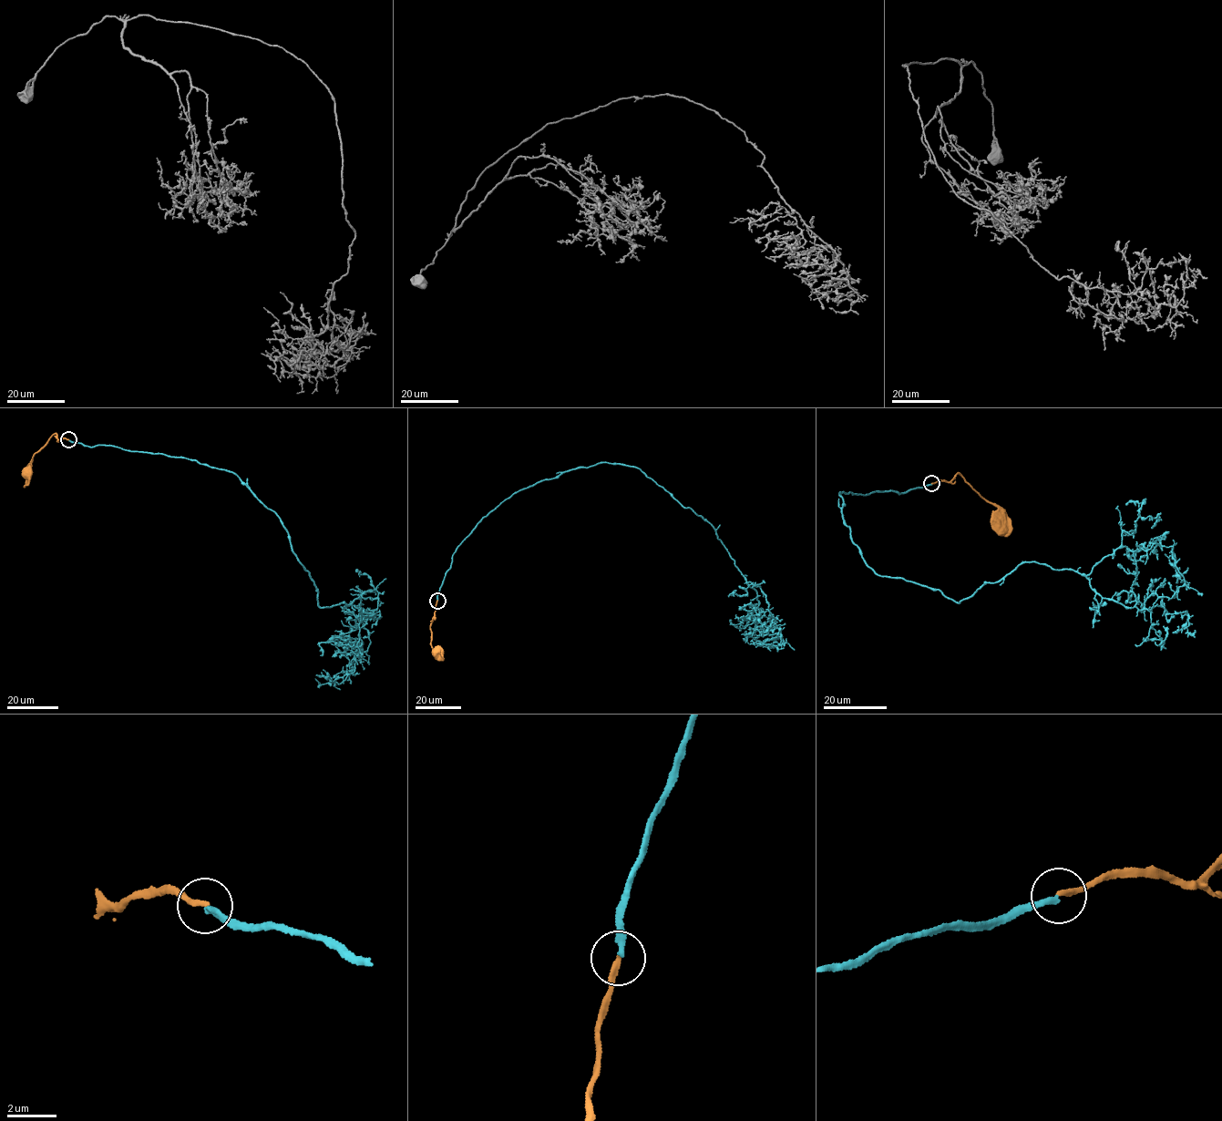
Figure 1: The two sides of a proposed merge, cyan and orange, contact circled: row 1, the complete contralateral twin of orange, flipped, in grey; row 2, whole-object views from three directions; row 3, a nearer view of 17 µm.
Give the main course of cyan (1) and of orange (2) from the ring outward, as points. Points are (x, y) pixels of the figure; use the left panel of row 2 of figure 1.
1: (68, 440), (234, 473), (278, 517), (320, 607), (359, 598), (362, 658), (348, 618)
2: (68, 439), (59, 439), (54, 434), (35, 452), (25, 470)

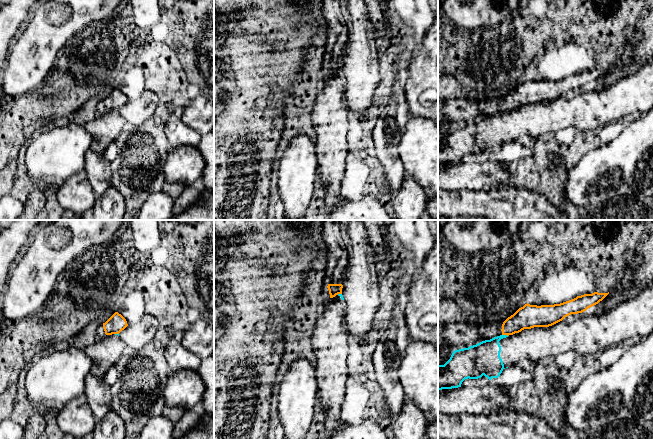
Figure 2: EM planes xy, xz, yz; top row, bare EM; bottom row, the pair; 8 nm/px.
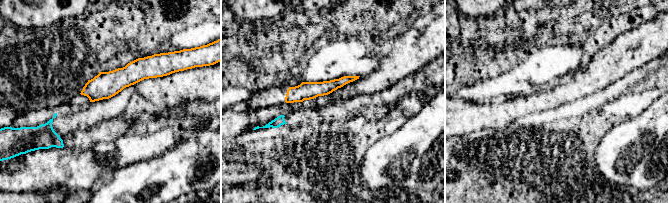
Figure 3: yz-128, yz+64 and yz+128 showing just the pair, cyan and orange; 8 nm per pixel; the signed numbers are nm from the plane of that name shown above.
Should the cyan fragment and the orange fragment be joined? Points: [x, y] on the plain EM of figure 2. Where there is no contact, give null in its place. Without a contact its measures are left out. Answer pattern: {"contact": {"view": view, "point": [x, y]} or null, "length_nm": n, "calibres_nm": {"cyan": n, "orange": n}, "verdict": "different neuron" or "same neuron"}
{"contact": {"view": "yz", "point": [505, 111]}, "length_nm": 50, "calibres_nm": {"cyan": 260, "orange": 190}, "verdict": "different neuron"}

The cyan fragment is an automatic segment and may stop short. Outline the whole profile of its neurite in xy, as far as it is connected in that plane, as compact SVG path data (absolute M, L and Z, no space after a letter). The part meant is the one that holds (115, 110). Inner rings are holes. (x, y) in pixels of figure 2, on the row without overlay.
M119 110L106 111L86 123L84 128L93 137L90 149L102 153L110 143L114 142L124 124L125 119L120 115Z

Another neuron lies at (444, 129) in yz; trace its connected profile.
M444 122L438 126L438 133L440 134L440 137L438 138L438 141L444 141L451 133L454 126L452 126L448 122Z

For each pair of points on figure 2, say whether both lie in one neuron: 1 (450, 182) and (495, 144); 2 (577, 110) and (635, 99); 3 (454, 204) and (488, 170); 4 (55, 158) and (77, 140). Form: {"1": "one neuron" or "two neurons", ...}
{"1": "two neurons", "2": "one neuron", "3": "two neurons", "4": "one neuron"}

